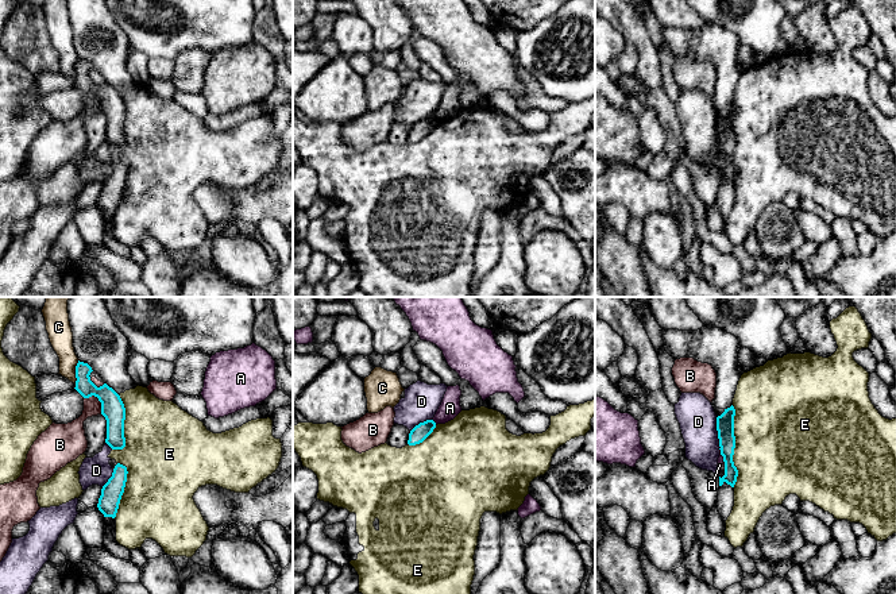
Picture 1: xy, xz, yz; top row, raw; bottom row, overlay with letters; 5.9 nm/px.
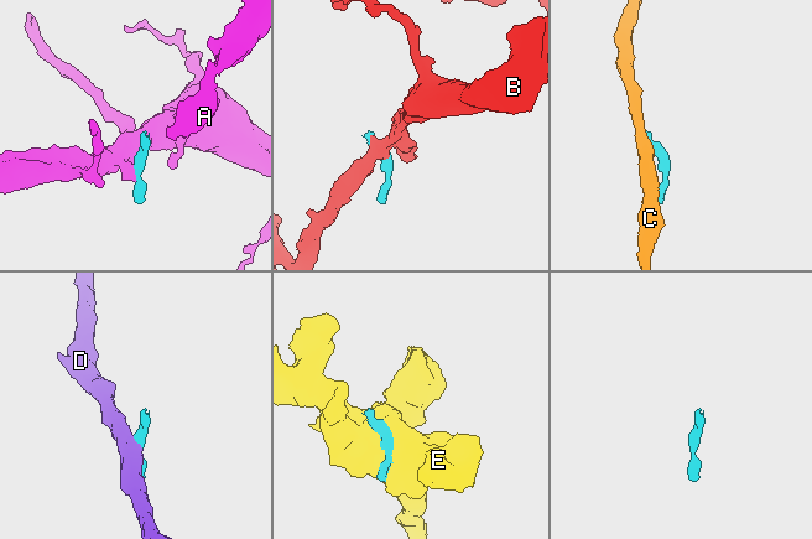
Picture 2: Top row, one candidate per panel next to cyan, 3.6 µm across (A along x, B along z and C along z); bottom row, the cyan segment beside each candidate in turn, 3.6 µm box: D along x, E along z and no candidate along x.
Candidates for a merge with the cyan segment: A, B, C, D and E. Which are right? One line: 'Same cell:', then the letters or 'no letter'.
Same cell: no letter

